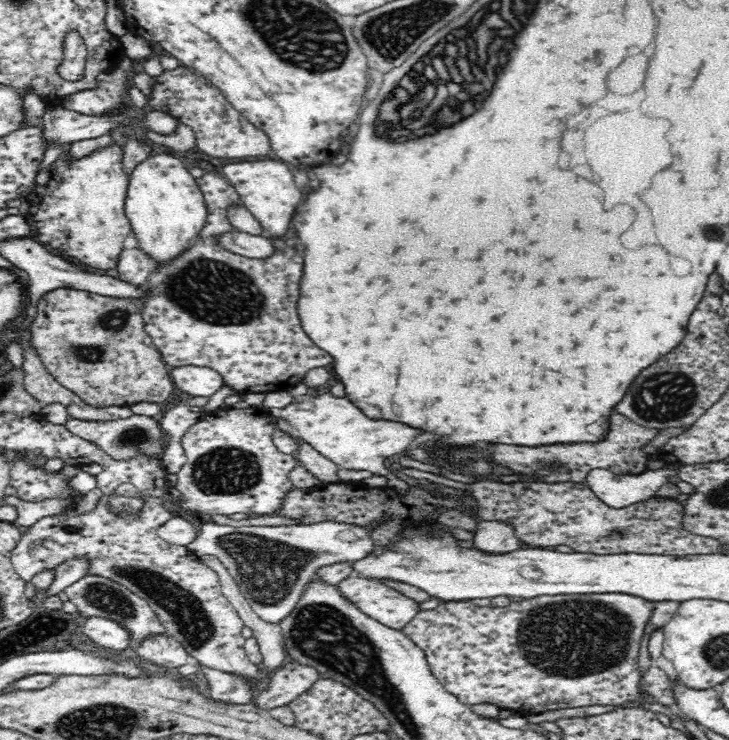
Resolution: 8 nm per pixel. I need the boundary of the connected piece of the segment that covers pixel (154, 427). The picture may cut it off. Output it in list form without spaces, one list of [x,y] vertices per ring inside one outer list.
[[[133,414],[128,418],[113,421],[83,421],[68,416],[65,425],[70,432],[99,446],[108,457],[116,460],[128,460],[138,454],[158,458],[164,448],[165,431],[158,423],[157,417]]]

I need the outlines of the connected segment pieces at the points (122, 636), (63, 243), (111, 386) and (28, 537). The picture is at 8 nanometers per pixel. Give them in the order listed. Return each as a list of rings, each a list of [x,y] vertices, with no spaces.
[[[90,616],[82,622],[82,628],[84,634],[103,651],[130,653],[130,646],[134,644],[126,628],[109,618]]]
[[[112,141],[109,146],[99,148],[80,159],[66,160],[66,154],[67,149],[63,150],[48,168],[38,173],[36,186],[28,190],[34,194],[34,200],[27,212],[28,218],[32,218],[36,226],[34,238],[40,244],[44,244],[44,247],[50,246],[54,250],[60,250],[64,256],[74,256],[78,262],[98,270],[106,270],[111,276],[123,250],[123,242],[132,232],[130,221],[125,215],[129,176],[122,168],[121,148]]]
[[[74,289],[44,293],[31,324],[30,345],[62,386],[92,406],[164,402],[175,389],[158,347],[146,333],[135,299]]]
[[[130,482],[120,484],[114,493],[142,499],[142,519],[127,512],[114,514],[106,495],[89,512],[40,518],[28,527],[14,548],[11,557],[14,571],[28,582],[40,572],[85,557],[90,563],[89,575],[117,582],[140,596],[158,615],[166,634],[180,642],[196,664],[254,684],[263,672],[244,653],[243,620],[224,597],[218,574],[191,551],[166,543],[157,534],[158,528],[173,517],[168,499],[143,494]]]

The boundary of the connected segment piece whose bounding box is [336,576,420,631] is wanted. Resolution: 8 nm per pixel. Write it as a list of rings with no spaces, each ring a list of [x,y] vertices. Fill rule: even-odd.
[[[349,577],[338,582],[342,595],[362,613],[396,630],[403,630],[420,611],[419,603],[380,580]]]

